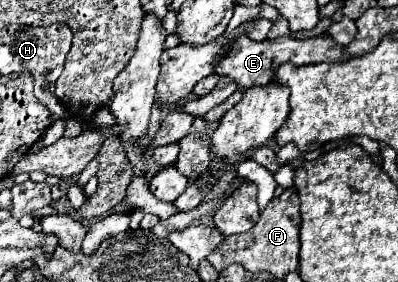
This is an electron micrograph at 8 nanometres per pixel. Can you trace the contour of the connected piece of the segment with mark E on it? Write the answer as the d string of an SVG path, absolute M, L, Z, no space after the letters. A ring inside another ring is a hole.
M244 34L244 36L236 36L236 48L232 48L232 52L228 52L228 56L224 56L224 60L220 60L220 64L216 66L216 74L234 78L238 88L250 88L254 84L266 86L272 82L274 68L284 62L292 62L298 66L318 64L318 62L340 62L340 60L350 58L350 56L344 56L344 48L346 46L336 44L328 34L322 34L316 38L306 38L306 40L288 36L288 38L264 40L264 42L254 42Z

